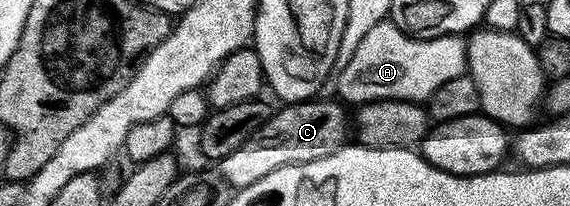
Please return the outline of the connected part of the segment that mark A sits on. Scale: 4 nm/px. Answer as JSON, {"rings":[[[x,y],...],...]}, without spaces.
{"rings":[[[384,22],[365,34],[349,64],[337,76],[337,96],[340,101],[354,106],[369,104],[372,100],[426,102],[437,86],[466,72],[467,42],[462,35],[417,40],[414,36],[406,36],[396,24]]]}

